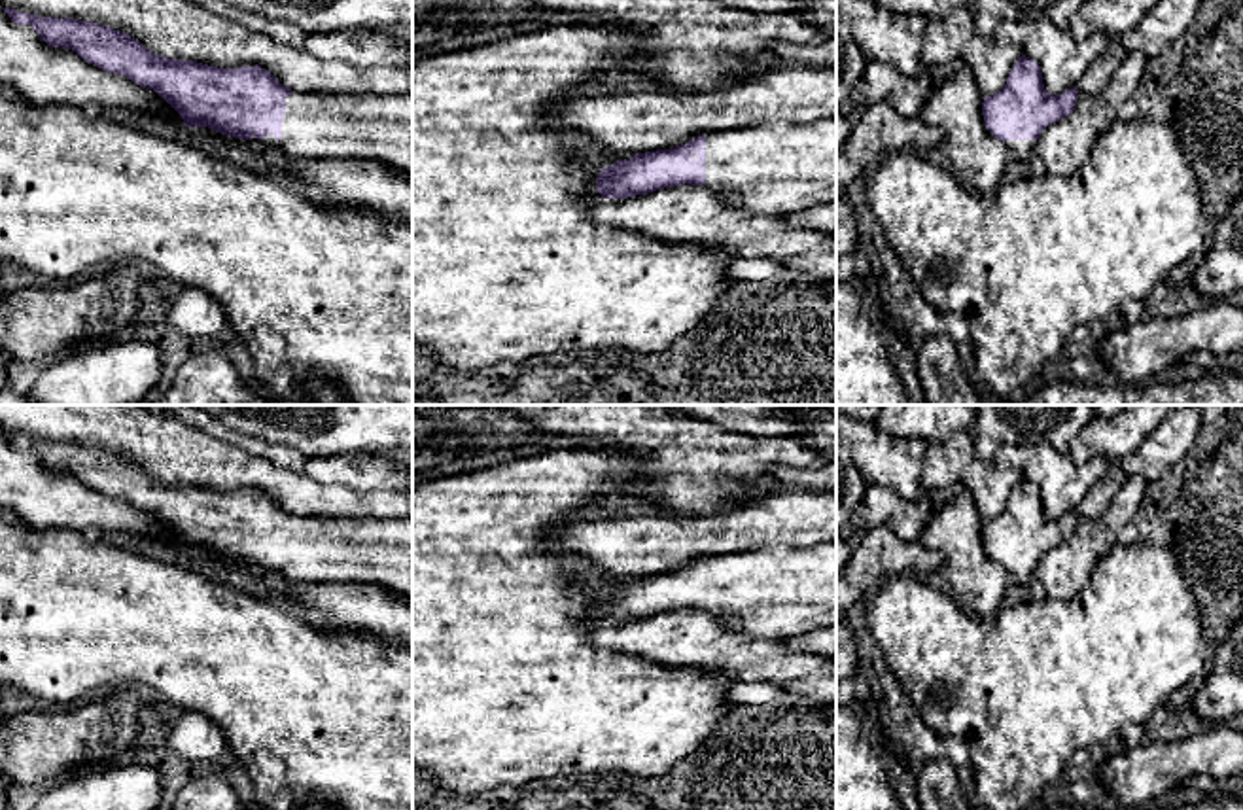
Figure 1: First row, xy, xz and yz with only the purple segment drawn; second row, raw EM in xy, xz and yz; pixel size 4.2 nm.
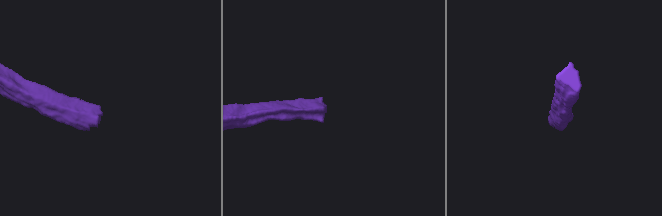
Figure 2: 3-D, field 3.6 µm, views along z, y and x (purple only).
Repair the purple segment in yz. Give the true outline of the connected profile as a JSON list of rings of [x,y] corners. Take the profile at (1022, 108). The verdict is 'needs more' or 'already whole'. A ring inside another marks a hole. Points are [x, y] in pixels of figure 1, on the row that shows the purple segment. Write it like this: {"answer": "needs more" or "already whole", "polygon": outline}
{"answer": "needs more", "polygon": [[[1022,55],[1005,87],[984,98],[984,125],[1008,148],[1010,157],[1029,161],[1041,132],[1067,117],[1075,110],[1077,98],[1077,87],[1050,95],[1044,89],[1041,66]]]}

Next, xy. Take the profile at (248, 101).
{"answer": "needs more", "polygon": [[[2,9],[13,23],[30,25],[47,45],[72,49],[89,64],[153,89],[182,115],[187,127],[208,127],[233,138],[255,140],[297,159],[375,159],[412,174],[412,93],[291,91],[259,64],[218,68],[197,61],[166,59],[106,25]]]}

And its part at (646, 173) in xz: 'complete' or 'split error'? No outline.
split error

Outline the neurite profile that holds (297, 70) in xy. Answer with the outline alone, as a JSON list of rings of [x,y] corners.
[[[0,0],[0,6],[40,17],[106,25],[166,59],[218,68],[259,64],[291,91],[412,93],[409,66],[359,68],[318,59],[185,0]]]

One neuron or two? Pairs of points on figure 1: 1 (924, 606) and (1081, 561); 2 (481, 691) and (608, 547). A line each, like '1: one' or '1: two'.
1: two
2: two

